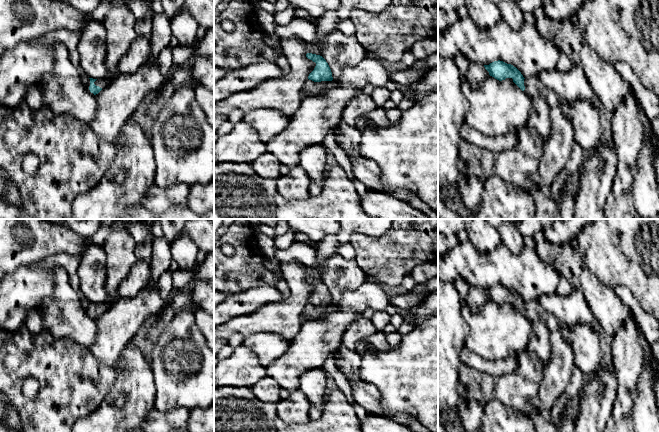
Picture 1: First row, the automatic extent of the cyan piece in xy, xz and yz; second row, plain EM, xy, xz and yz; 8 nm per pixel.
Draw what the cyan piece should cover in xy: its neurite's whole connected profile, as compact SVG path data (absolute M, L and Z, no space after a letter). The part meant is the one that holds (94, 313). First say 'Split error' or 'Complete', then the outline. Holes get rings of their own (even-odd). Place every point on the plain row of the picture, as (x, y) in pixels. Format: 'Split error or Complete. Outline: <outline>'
Split error. Outline: M108 297L108 301L106 303L101 304L89 302L85 298L82 298L83 309L94 319L98 318L103 312L105 312L112 303L113 300L110 297Z

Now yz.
Split error. Outline: M494 285L489 289L484 289L489 299L502 305L506 302L512 302L513 306L531 321L543 322L550 331L564 330L567 326L560 322L553 314L548 313L539 300L529 300L524 302L521 296L511 288L503 285Z

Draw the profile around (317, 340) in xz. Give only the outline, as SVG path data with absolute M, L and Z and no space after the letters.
M354 311L331 312L324 320L302 323L300 331L291 340L287 352L266 367L267 376L290 393L299 389L300 377L310 369L322 368L325 360L334 355L342 345L342 336L360 314Z

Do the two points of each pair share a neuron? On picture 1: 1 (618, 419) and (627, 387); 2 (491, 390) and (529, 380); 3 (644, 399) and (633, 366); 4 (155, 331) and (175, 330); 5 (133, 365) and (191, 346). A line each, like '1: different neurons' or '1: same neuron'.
1: same neuron
2: same neuron
3: different neurons
4: different neurons
5: different neurons

